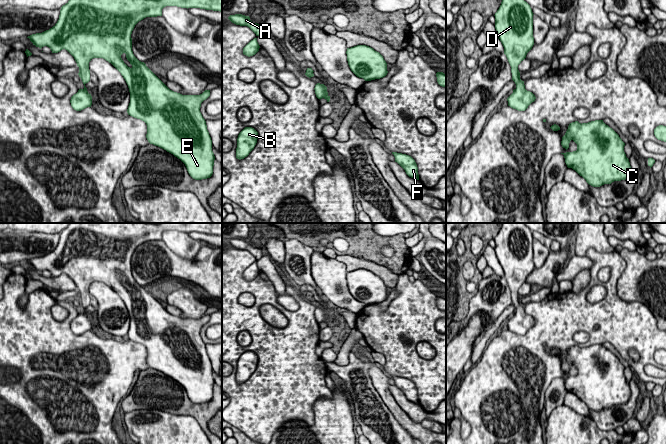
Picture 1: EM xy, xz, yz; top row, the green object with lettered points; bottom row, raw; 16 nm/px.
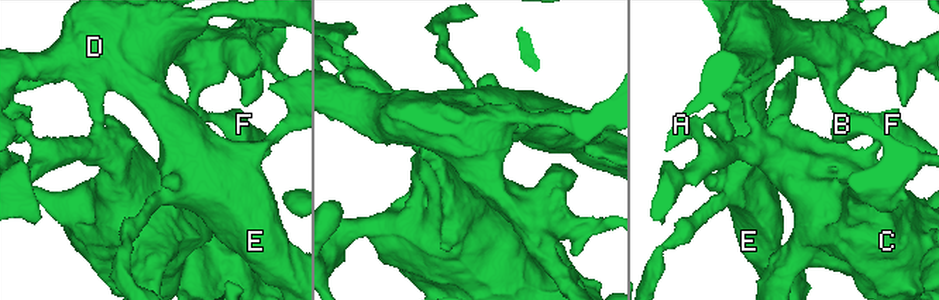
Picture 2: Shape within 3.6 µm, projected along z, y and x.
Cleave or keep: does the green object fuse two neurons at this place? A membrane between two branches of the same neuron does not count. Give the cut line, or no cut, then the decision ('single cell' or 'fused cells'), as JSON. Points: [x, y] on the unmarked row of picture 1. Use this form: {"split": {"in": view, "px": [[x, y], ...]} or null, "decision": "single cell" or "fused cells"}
{"split": null, "decision": "single cell"}

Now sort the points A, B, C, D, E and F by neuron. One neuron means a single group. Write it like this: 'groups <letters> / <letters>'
groups A B C D E F

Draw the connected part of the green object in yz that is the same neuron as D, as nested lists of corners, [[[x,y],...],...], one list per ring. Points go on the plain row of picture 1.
[[[502,223],[494,239],[495,253],[516,308],[513,317],[507,322],[508,330],[518,335],[525,335],[536,323],[532,316],[525,313],[518,294],[518,289],[534,269],[533,239],[530,229],[523,223]]]

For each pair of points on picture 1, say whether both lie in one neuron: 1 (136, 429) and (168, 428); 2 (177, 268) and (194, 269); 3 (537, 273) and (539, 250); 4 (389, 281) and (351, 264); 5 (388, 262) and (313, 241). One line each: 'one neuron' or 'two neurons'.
1: one neuron
2: one neuron
3: two neurons
4: one neuron
5: one neuron

